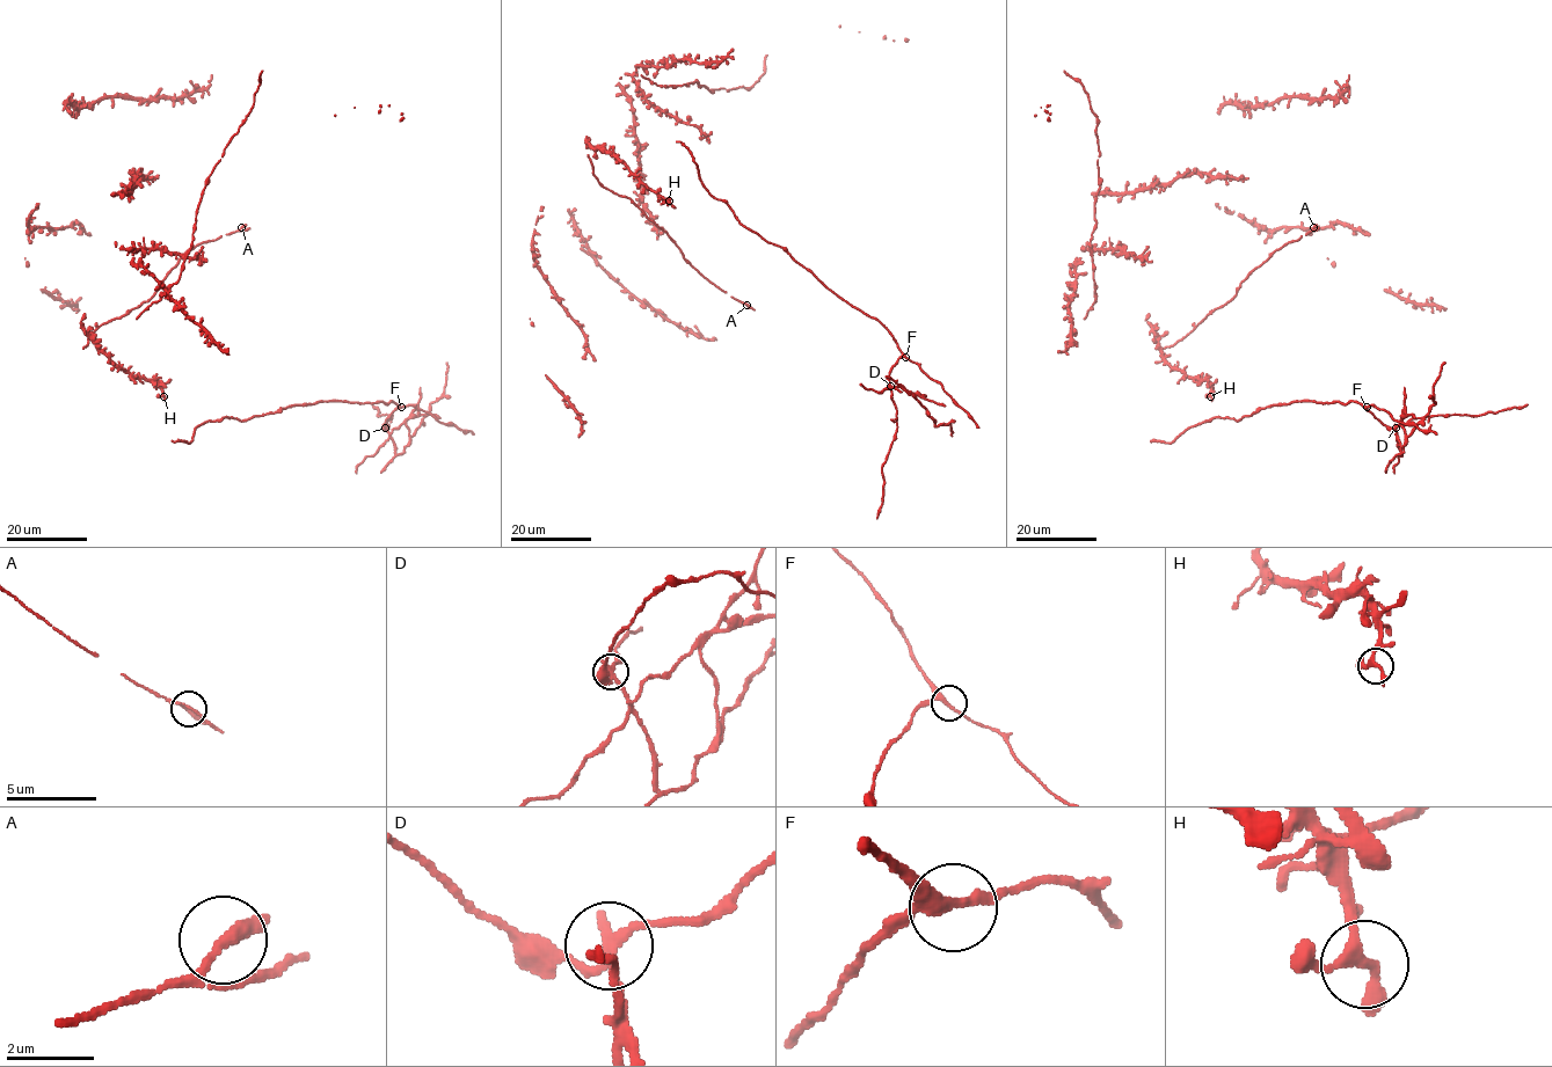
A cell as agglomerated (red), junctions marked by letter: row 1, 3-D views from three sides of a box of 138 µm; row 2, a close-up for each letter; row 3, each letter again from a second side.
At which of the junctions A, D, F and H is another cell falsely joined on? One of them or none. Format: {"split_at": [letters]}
{"split_at": ["D"]}

